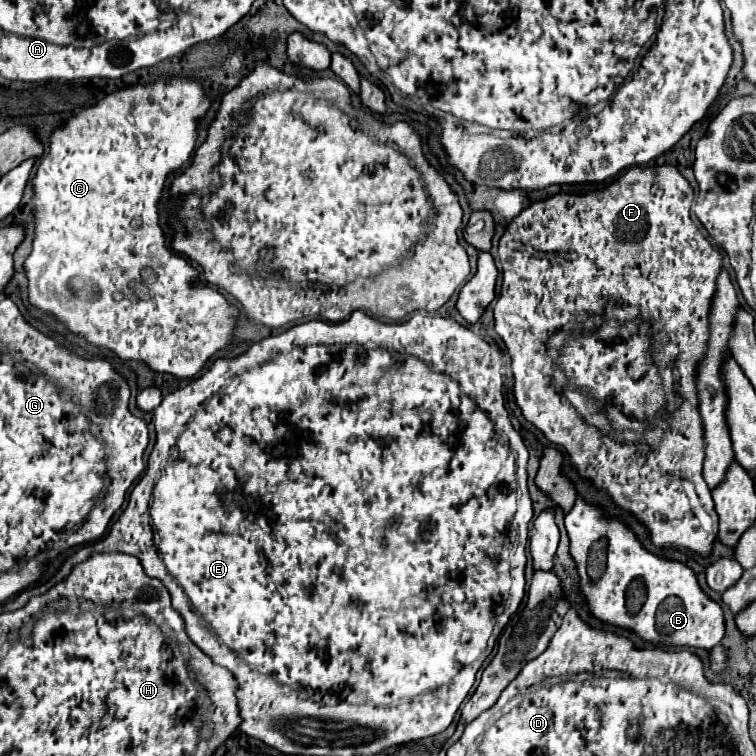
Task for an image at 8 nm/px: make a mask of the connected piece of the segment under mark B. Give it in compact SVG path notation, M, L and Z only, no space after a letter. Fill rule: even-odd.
M578 498L570 514L566 514L564 526L570 538L570 556L576 562L576 572L580 578L580 592L586 598L588 612L594 618L606 624L626 628L636 636L640 636L642 640L654 644L688 646L702 650L710 650L716 644L720 644L724 636L722 608L700 590L696 576L688 566L680 562L668 562L650 554L648 550L642 548L642 544L624 524L620 524L618 520L604 518L600 506L592 506L582 498ZM602 538L608 542L606 548L608 564L604 576L592 584L586 574L586 560L592 544ZM626 590L628 590L630 608L636 610L646 600L636 614L628 612ZM604 606L612 606L612 608L604 608Z

